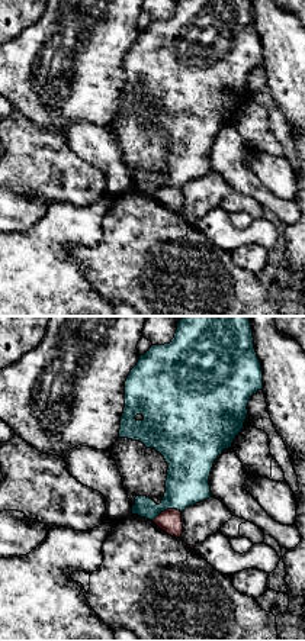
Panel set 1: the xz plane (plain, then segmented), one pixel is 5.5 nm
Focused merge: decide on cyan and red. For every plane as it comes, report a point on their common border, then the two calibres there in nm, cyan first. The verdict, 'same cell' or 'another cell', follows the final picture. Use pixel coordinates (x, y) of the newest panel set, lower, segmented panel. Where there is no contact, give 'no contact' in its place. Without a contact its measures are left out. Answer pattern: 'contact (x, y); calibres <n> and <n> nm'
contact (166, 509); calibres 240 and 130 nm

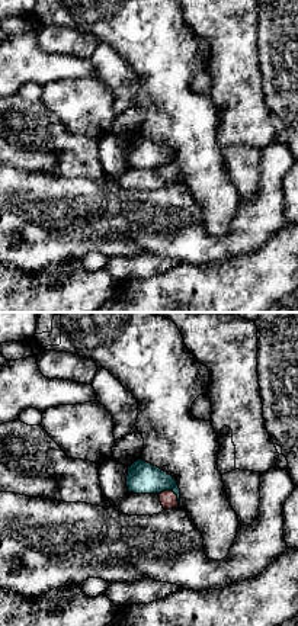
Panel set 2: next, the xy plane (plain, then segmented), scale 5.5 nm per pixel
contact (173, 491); calibres 180 and 100 nm

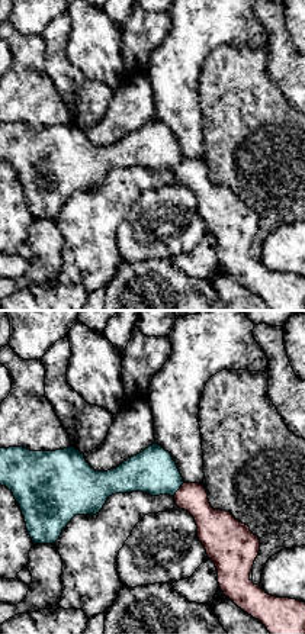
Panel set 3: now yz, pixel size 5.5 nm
contact (179, 488); calibres 240 and 160 nm

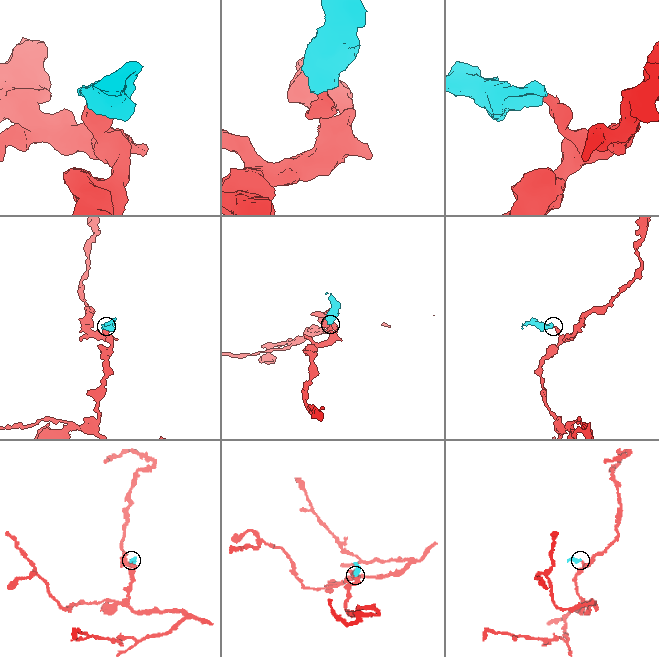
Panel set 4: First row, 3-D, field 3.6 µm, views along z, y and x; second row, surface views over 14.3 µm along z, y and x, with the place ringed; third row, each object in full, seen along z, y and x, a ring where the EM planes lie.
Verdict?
another cell

